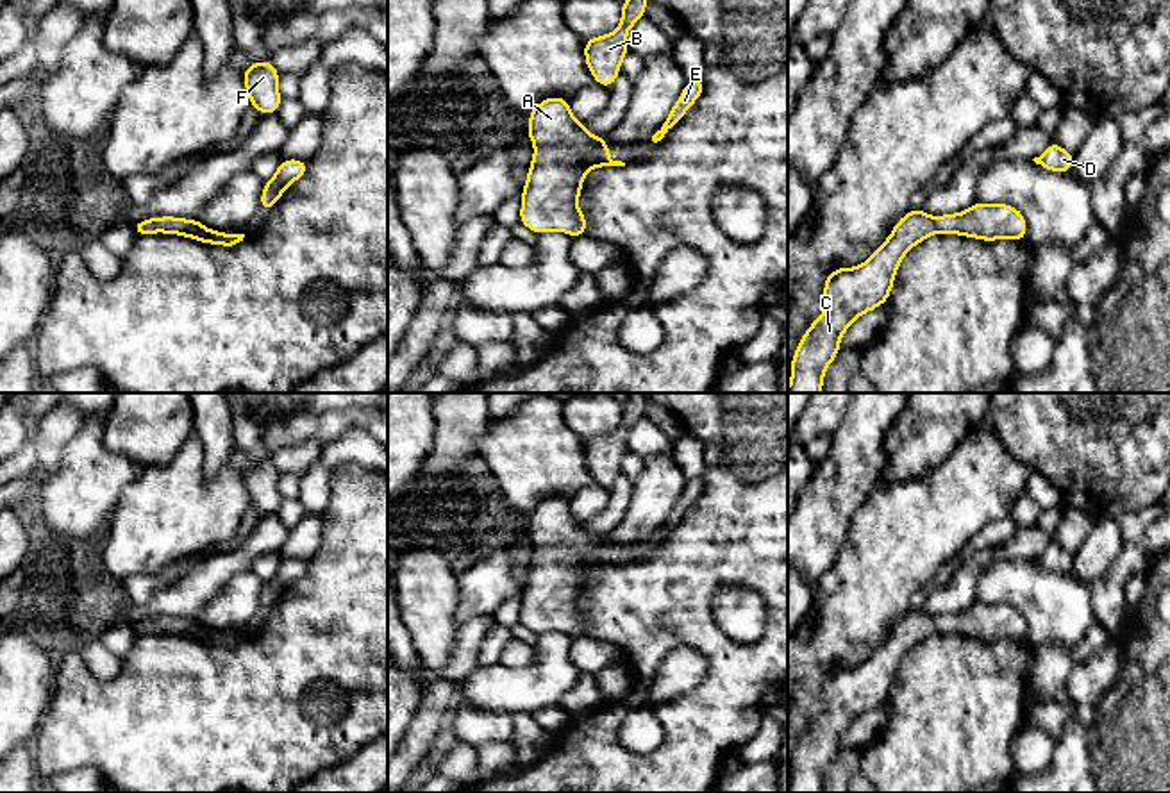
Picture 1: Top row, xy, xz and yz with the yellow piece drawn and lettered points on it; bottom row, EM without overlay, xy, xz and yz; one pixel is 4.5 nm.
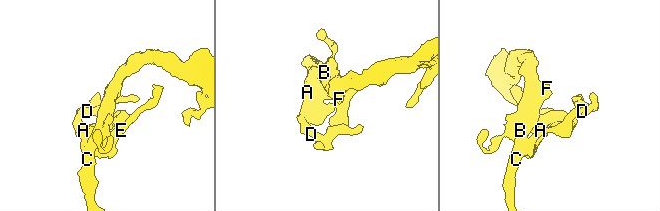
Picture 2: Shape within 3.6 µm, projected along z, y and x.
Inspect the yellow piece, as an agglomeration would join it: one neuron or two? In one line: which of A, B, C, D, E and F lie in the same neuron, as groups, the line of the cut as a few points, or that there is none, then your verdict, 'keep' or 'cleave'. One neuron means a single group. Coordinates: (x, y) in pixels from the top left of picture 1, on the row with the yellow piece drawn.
A B C D E F; no cut; keep

